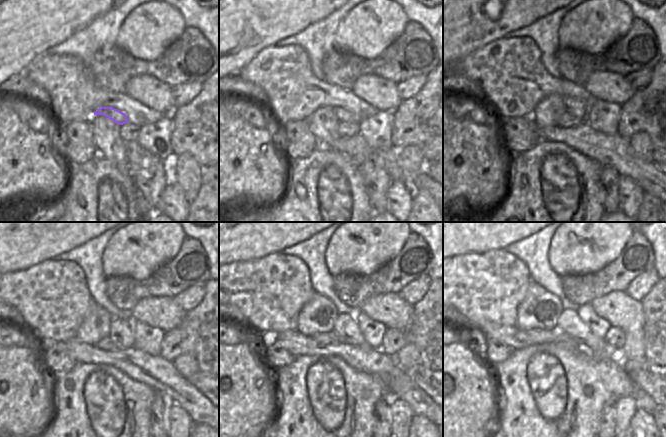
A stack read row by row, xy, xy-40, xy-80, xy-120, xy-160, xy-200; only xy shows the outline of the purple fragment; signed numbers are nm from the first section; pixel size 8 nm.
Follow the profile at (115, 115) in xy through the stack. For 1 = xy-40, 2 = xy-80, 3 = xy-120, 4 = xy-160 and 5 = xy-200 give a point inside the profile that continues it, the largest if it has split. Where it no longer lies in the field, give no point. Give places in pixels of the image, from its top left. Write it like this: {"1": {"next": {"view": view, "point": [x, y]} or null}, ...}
{"1": {"next": {"view": "xy-40", "point": [342, 115]}}, "2": {"next": {"view": "xy-80", "point": [576, 108]}}, "3": {"next": {"view": "xy-120", "point": [120, 330]}}, "4": {"next": {"view": "xy-160", "point": [345, 326]}}, "5": {"next": {"view": "xy-200", "point": [569, 322]}}}

